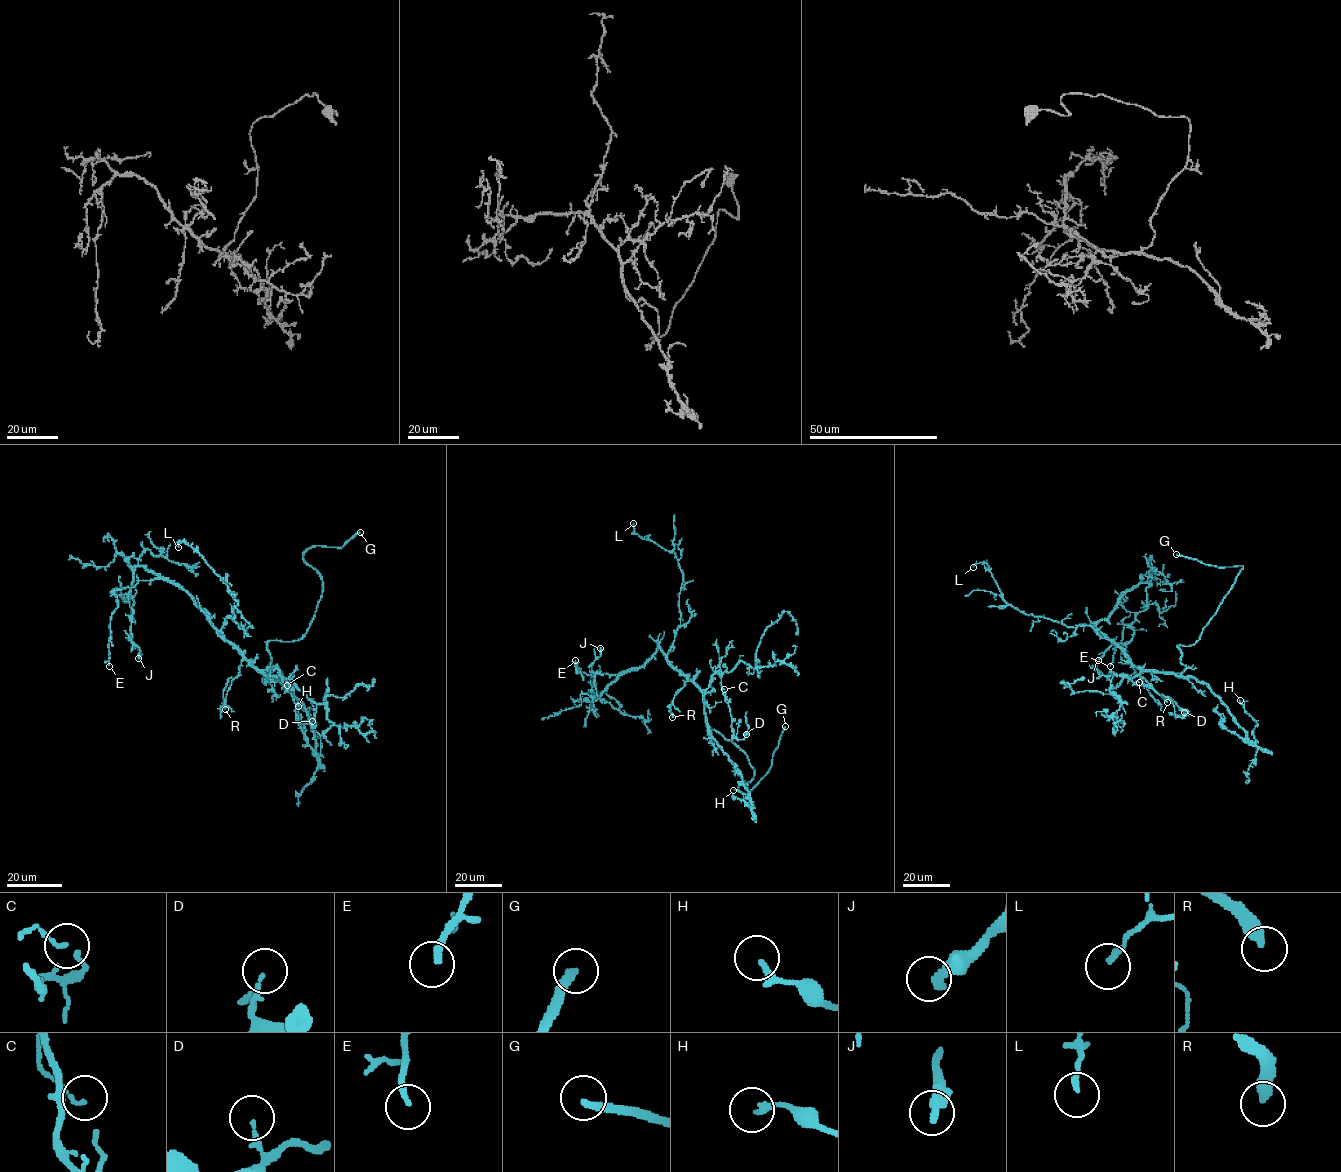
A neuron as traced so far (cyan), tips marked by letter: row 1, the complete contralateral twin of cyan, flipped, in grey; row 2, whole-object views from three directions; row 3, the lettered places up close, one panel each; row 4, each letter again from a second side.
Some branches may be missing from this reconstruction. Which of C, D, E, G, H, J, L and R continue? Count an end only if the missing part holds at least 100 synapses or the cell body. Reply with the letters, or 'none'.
G

